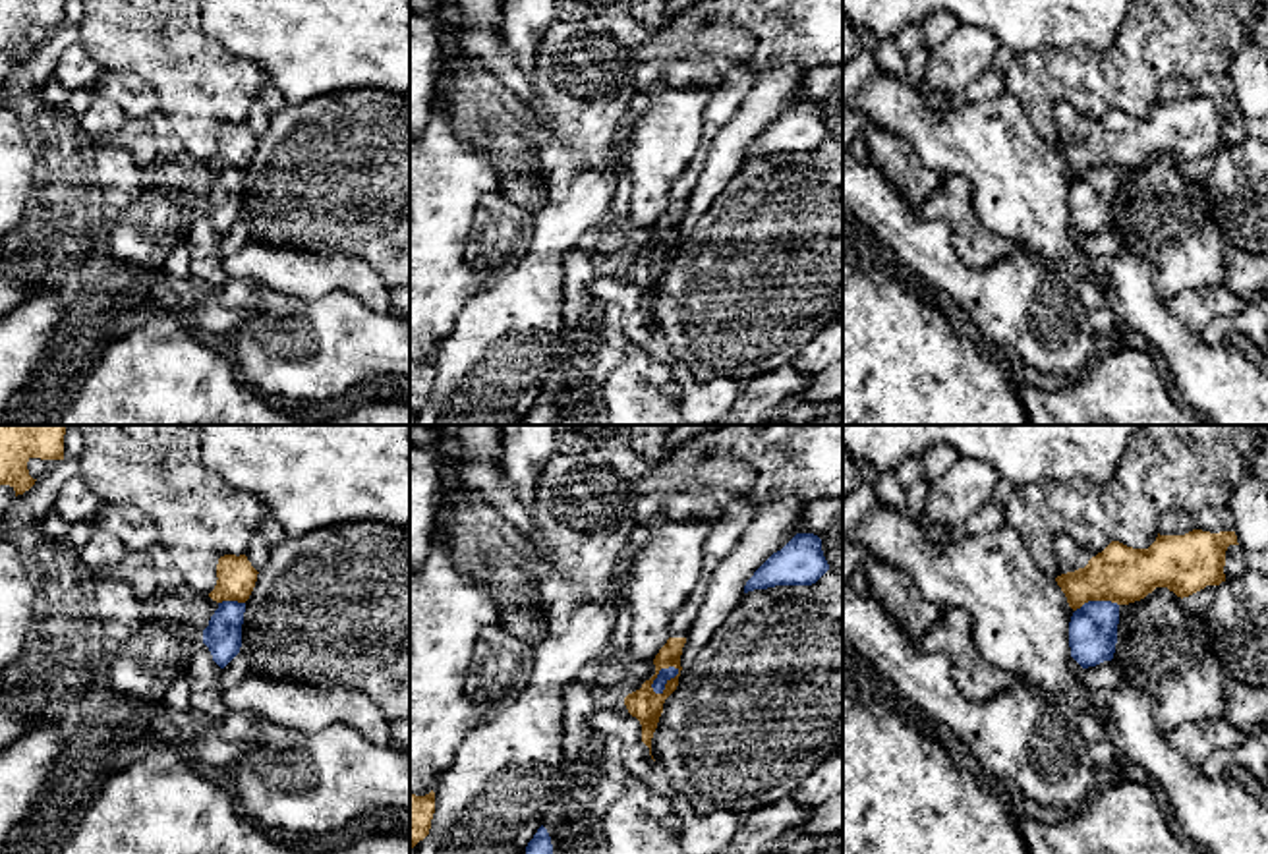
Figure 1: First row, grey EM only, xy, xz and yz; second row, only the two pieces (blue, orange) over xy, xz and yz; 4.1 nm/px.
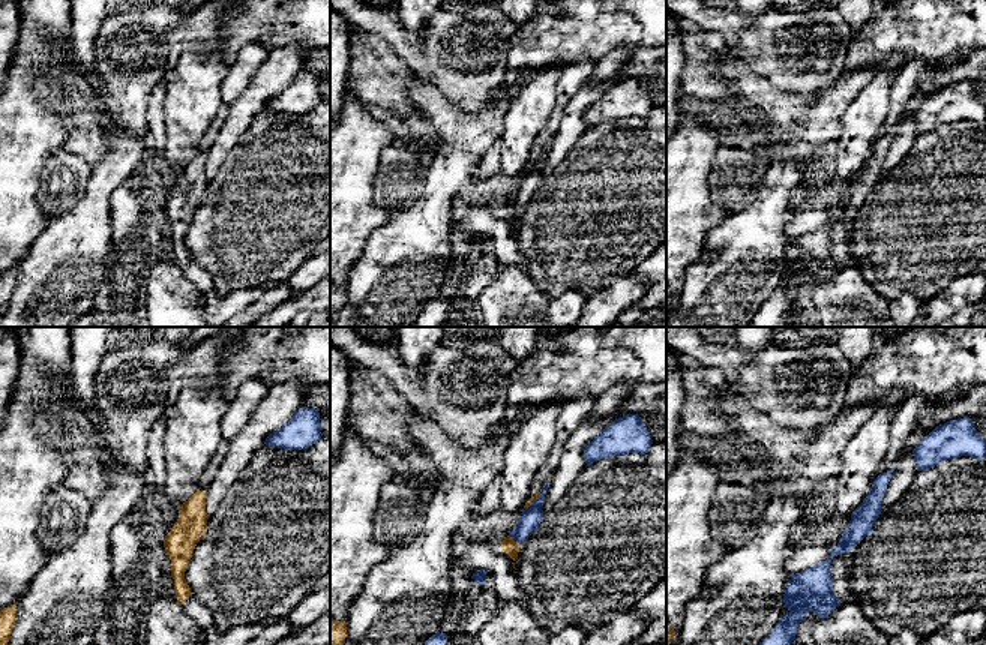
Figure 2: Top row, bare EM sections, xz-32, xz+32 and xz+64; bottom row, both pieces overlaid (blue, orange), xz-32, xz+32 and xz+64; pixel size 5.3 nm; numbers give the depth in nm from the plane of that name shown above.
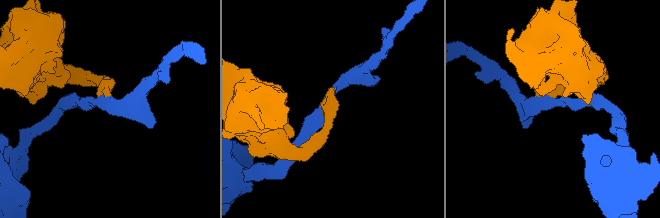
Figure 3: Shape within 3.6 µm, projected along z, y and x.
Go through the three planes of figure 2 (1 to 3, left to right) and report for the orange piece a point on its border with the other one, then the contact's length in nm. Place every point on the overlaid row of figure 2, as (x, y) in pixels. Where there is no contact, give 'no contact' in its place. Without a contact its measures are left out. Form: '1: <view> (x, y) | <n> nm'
1: no contact
2: xz+32 (515, 540) | 90 nm
3: no contact

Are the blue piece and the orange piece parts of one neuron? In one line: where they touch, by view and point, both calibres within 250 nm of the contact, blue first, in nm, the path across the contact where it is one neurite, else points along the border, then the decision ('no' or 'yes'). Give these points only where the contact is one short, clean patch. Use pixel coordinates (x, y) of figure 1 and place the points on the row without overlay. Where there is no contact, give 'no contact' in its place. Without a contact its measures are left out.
xz (665, 250) | 50/140 nm | along xz (679, 236), (660, 259), (652, 257) | no

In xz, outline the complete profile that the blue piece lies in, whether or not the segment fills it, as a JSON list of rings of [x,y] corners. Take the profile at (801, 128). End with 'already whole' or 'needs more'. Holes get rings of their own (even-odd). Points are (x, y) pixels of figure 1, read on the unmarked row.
[[[796,100],[754,139],[744,160],[775,153],[812,153],[827,137],[821,106],[814,100]]]; already whole

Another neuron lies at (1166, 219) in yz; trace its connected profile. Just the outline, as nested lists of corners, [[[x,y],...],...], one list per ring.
[[[1167,155],[1119,172],[1111,228],[1121,234],[1125,253],[1150,263],[1164,301],[1225,284],[1229,243],[1214,218],[1214,195],[1204,178],[1185,178]]]

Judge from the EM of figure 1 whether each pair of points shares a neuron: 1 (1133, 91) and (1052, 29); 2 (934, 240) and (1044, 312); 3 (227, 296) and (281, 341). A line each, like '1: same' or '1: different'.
1: different
2: same
3: different

